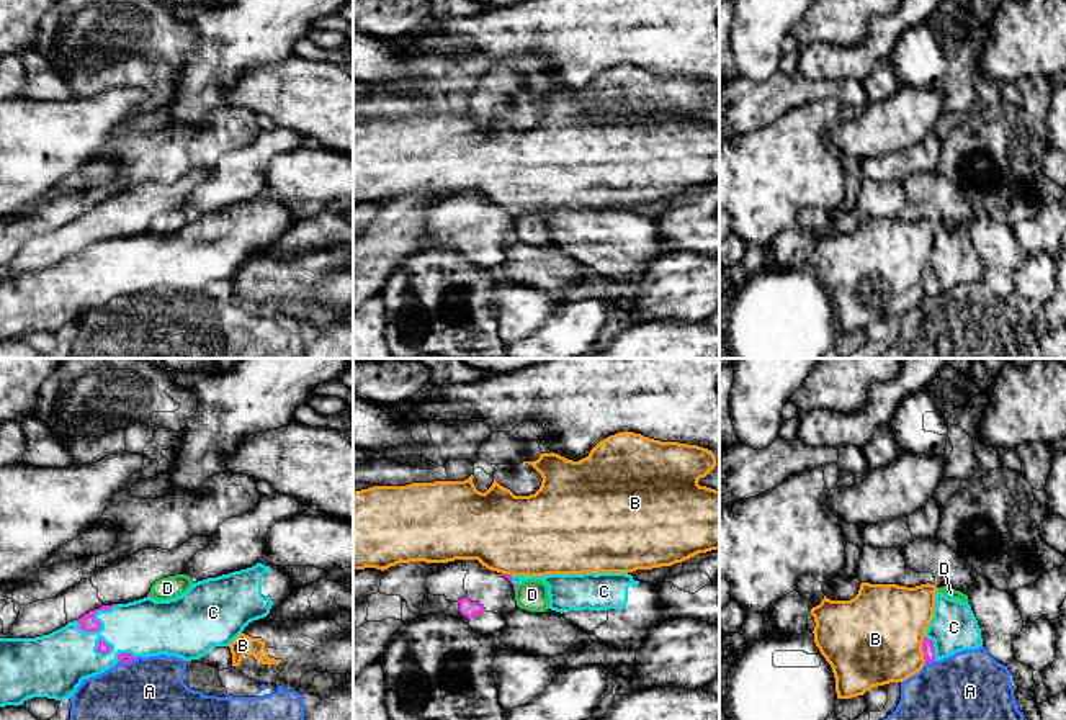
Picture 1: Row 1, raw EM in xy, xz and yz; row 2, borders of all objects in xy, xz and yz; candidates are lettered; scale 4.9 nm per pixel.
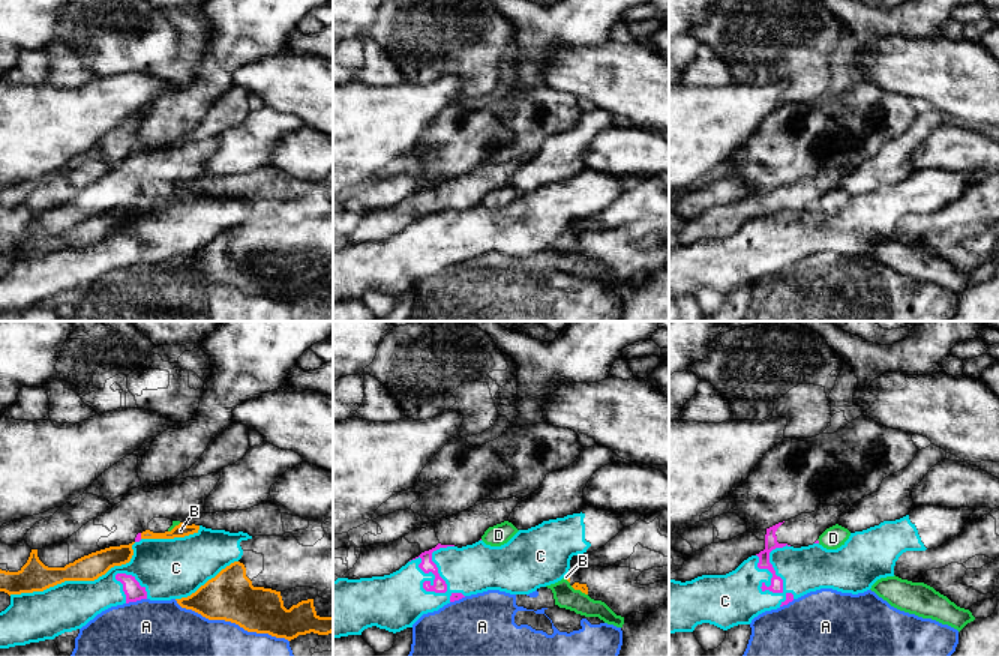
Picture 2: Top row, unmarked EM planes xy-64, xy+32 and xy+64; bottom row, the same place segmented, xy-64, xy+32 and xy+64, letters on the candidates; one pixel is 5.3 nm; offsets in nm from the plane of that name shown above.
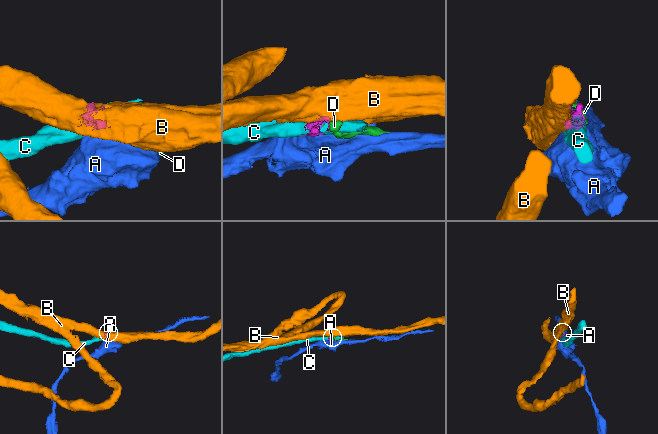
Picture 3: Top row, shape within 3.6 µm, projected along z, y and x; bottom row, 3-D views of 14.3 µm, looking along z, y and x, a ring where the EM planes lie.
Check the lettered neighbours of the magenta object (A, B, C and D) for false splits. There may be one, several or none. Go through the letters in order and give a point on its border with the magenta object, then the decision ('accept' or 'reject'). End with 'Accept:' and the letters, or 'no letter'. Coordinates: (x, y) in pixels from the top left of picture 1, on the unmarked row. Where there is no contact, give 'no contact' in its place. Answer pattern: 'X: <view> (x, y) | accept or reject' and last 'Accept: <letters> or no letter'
A: yz (929, 295) | reject
B: yz (922, 282) | reject
C: xy (98, 256) | accept
D: xz (515, 221) | reject
Accept: C

